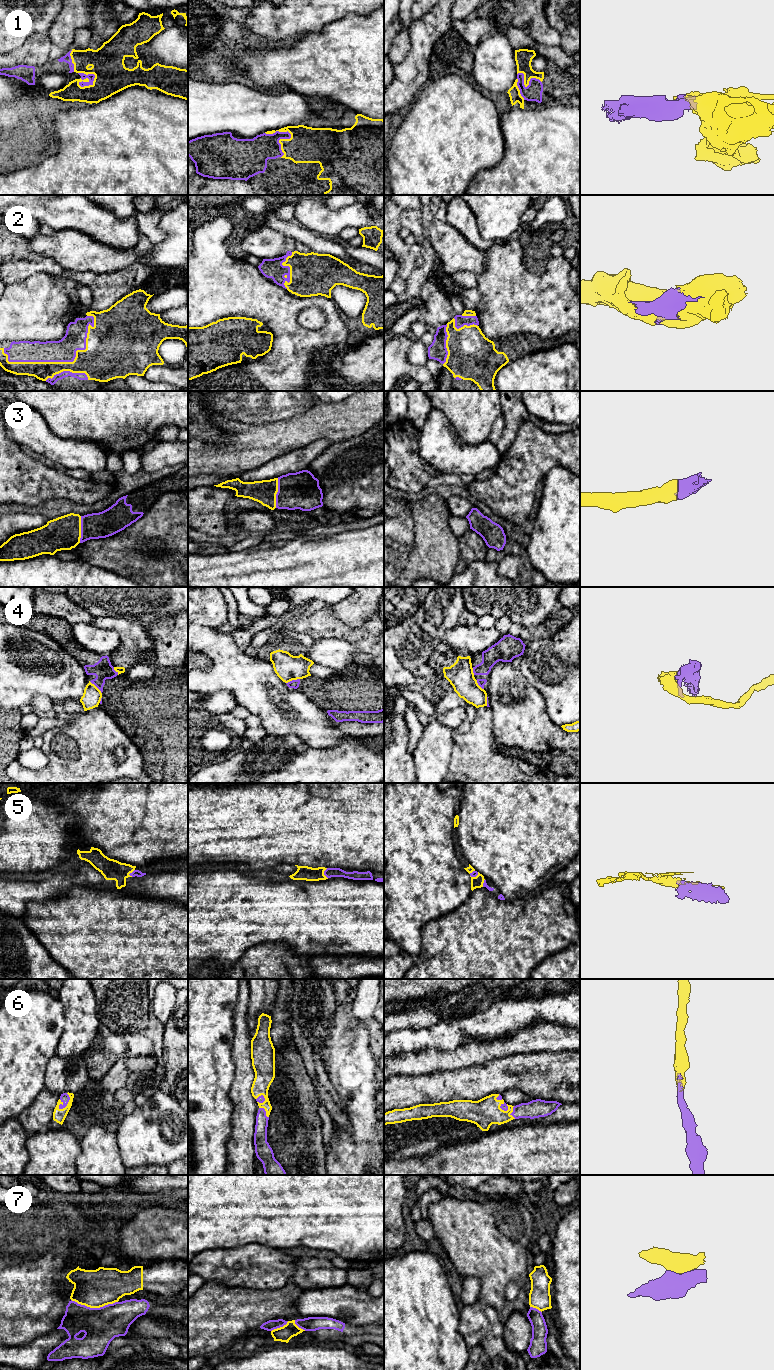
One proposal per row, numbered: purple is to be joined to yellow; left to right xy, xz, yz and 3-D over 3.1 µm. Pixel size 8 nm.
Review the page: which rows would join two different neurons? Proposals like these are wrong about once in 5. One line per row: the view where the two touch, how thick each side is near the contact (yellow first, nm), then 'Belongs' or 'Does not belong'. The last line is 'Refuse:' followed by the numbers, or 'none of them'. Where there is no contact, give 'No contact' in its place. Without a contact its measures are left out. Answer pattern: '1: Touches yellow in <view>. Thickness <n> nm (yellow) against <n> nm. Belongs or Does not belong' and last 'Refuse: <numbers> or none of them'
1: Touches yellow in xy. Thickness 280 nm (yellow) against 50 nm. Belongs
2: Touches yellow in xy. Thickness 240 nm (yellow) against 190 nm. Belongs
3: Touches yellow in xz. Thickness 190 nm (yellow) against 300 nm. Belongs
4: Touches yellow in xz. Thickness 200 nm (yellow) against 70 nm. Does not belong
5: Touches yellow in xz. Thickness 110 nm (yellow) against 80 nm. Belongs
6: Touches yellow in xy. Thickness 110 nm (yellow) against 70 nm. Belongs
7: Touches yellow in xy. Thickness 300 nm (yellow) against 280 nm. Does not belong
Refuse: 4, 7

